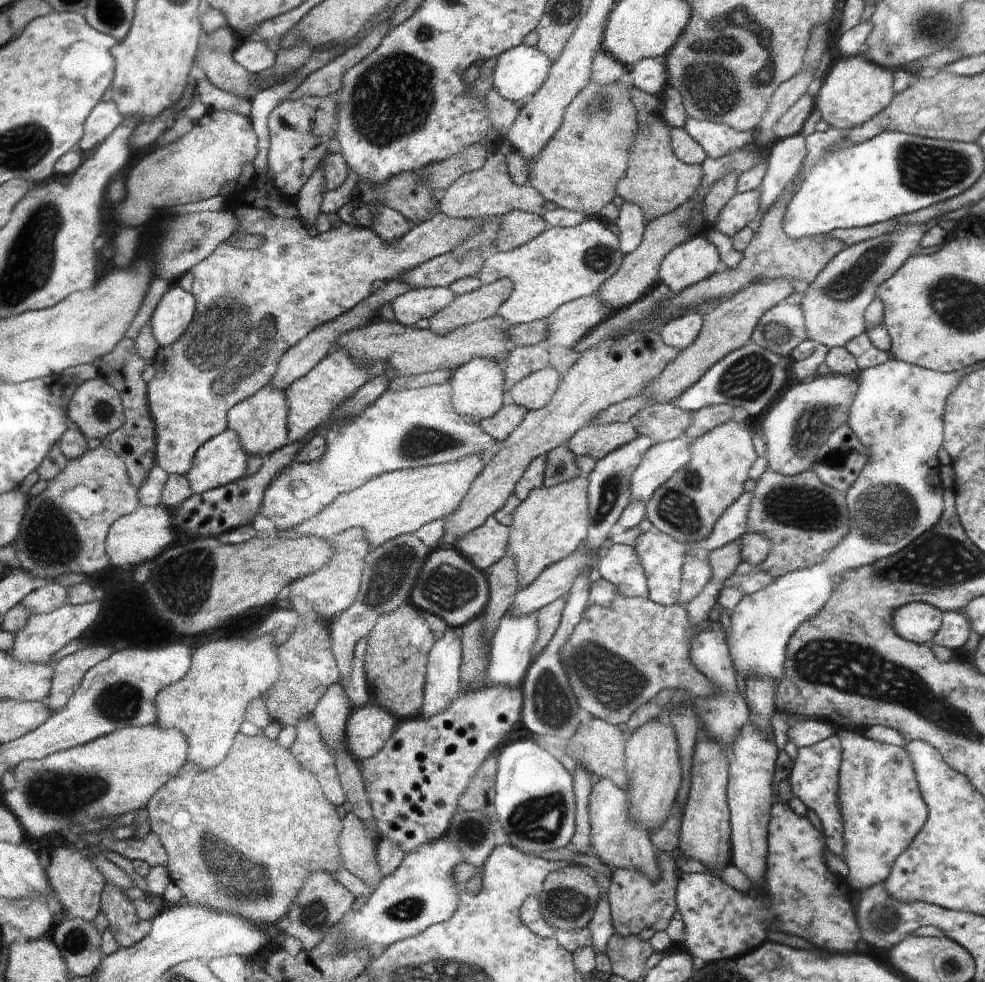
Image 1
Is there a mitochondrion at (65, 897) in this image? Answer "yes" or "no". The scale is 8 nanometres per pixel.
no

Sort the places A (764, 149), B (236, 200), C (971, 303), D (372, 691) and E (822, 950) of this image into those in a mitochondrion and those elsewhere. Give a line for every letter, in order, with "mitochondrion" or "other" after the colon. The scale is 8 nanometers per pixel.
A: other
B: other
C: mitochondrion
D: other
E: other

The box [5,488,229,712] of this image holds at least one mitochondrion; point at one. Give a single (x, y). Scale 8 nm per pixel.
(52, 540)

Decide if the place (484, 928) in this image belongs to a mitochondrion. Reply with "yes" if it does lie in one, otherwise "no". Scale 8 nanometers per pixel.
no

